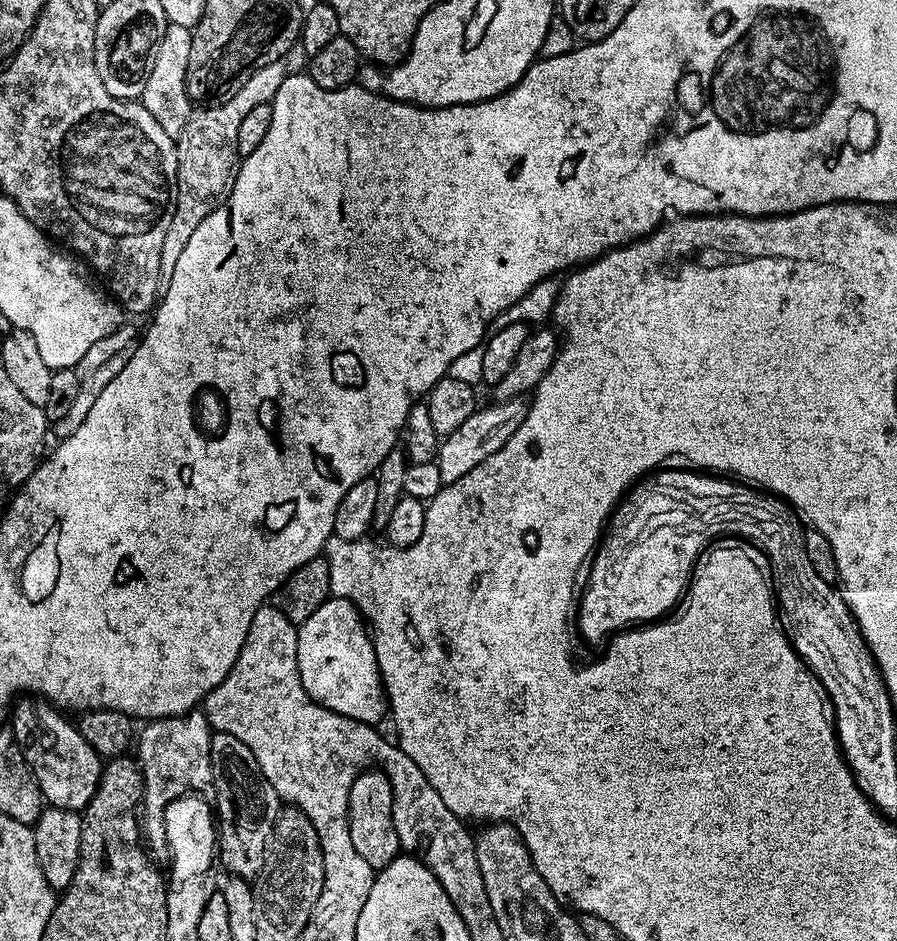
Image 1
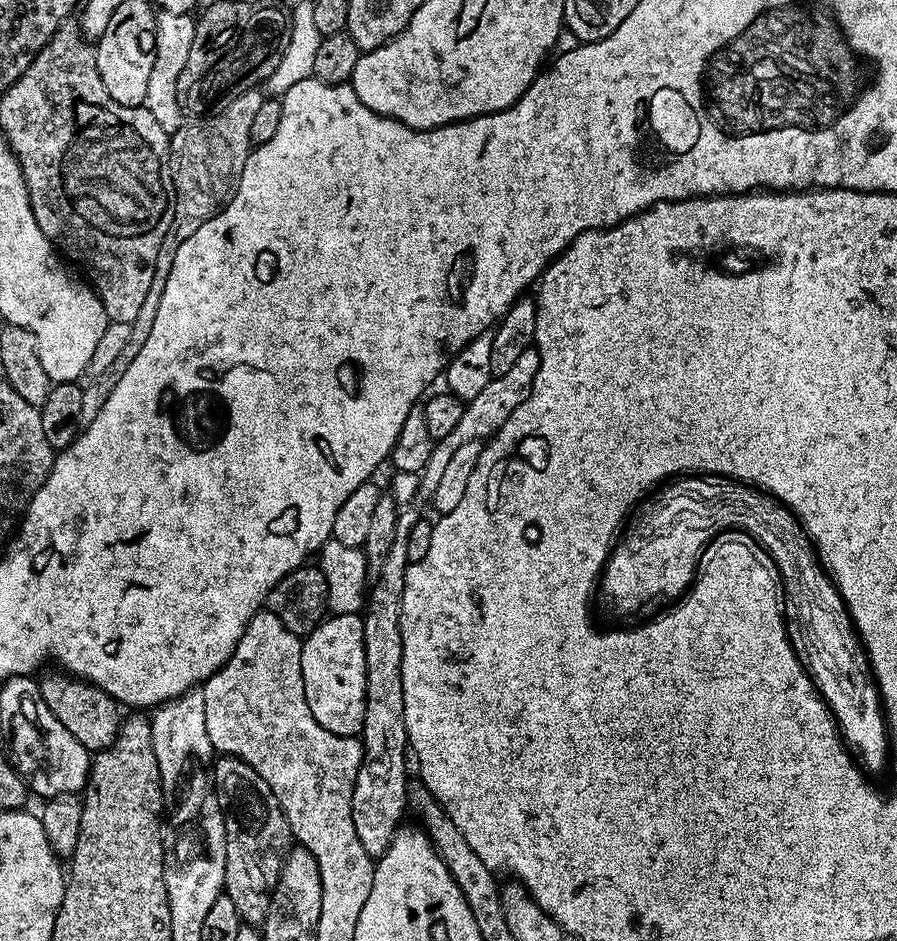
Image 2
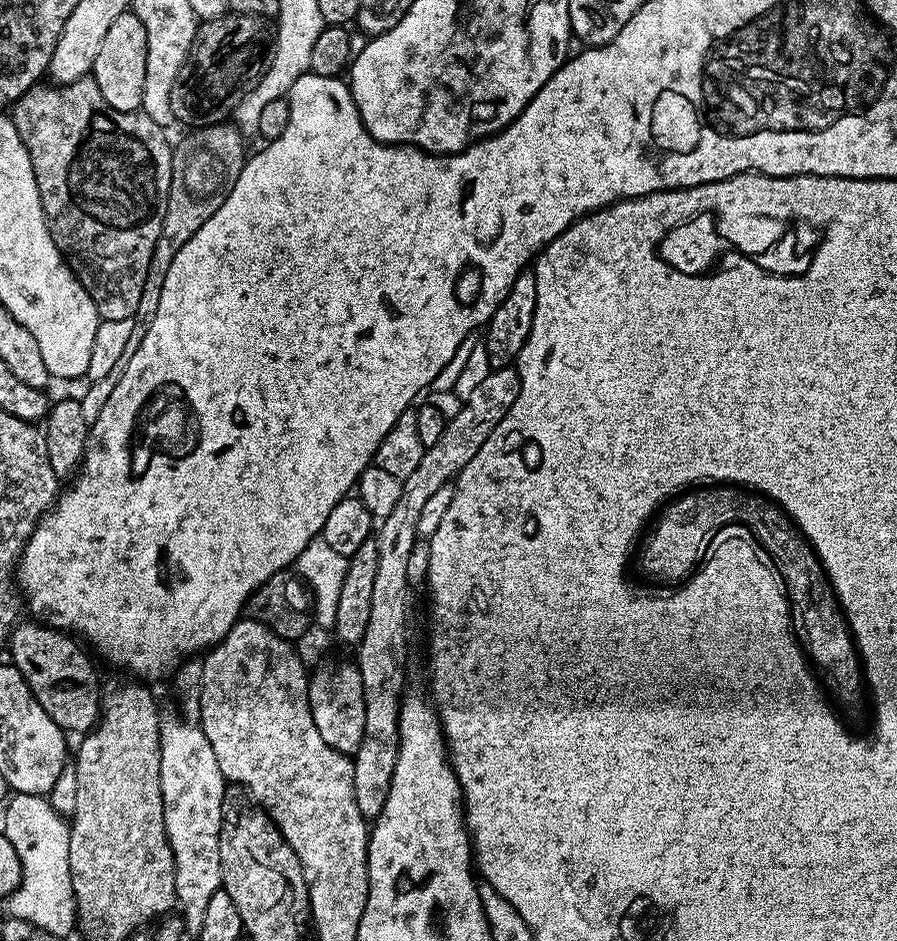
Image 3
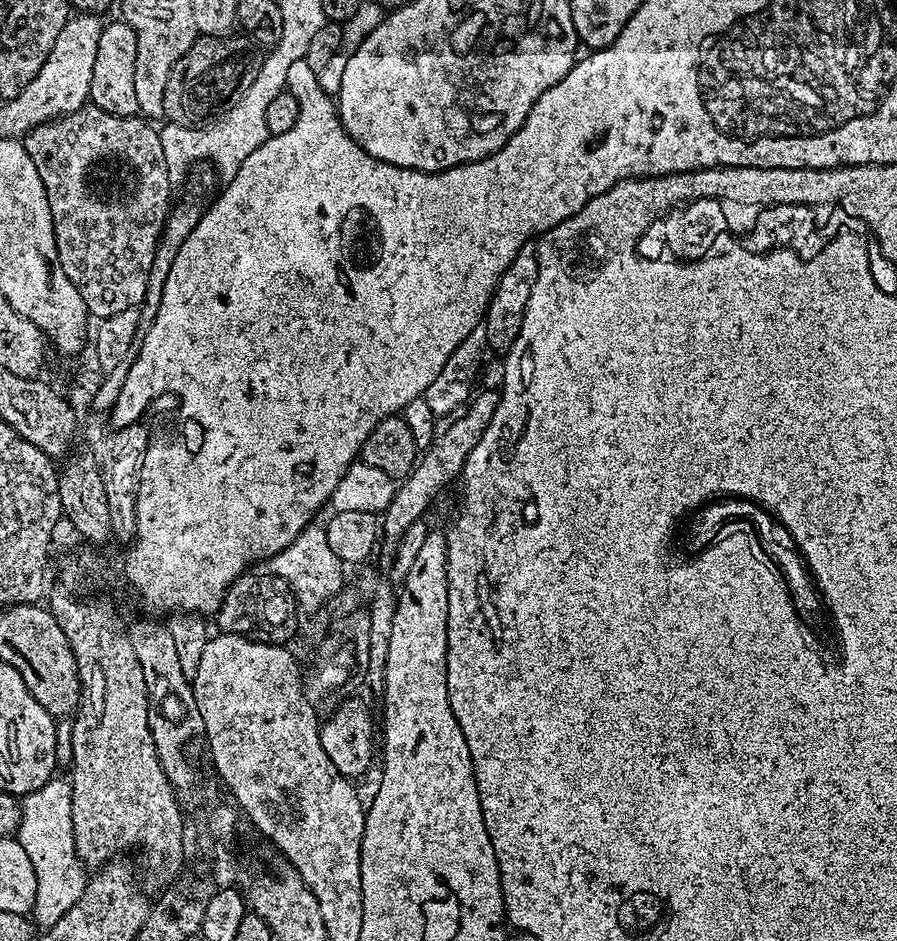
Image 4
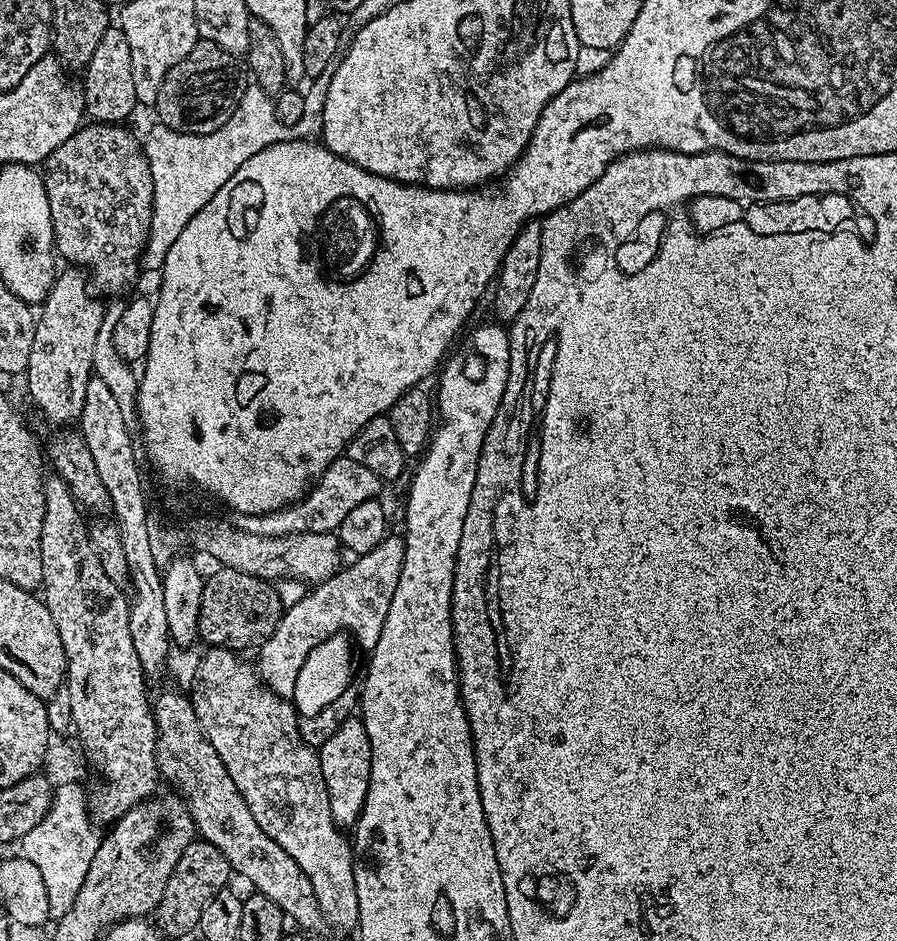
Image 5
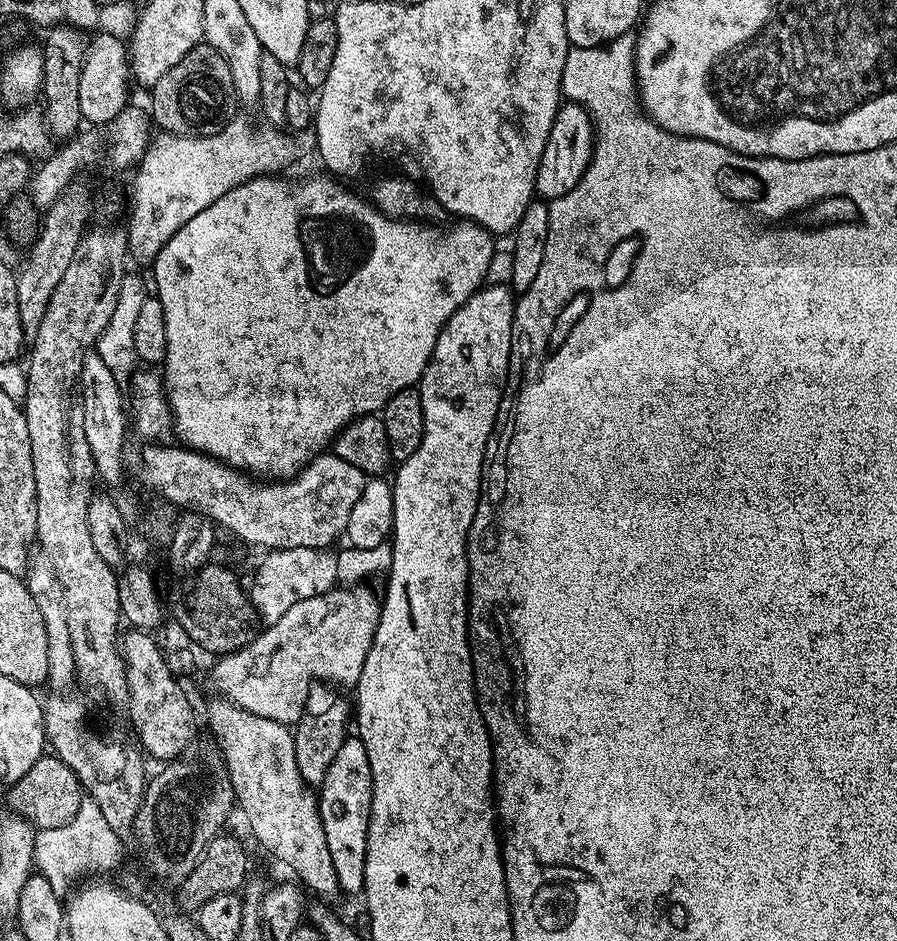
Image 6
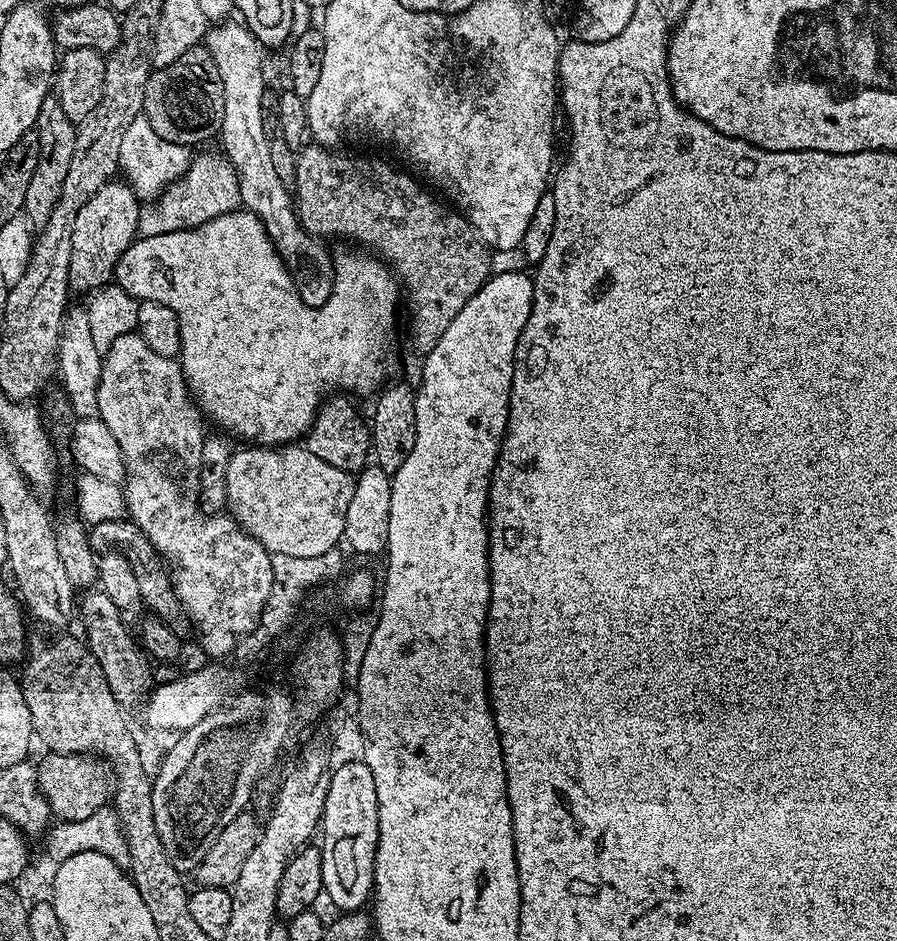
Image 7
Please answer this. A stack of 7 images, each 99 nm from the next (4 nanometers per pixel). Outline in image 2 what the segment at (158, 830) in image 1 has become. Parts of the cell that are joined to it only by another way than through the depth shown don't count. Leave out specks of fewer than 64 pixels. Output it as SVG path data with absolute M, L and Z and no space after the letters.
M199 687L191 688L189 692L166 701L151 713L150 719L154 758L158 758L160 785L166 790L172 790L179 786L180 779L182 784L186 773L193 767L192 760L198 759L199 756L211 757L214 752L210 734L206 734L206 698L203 691Z

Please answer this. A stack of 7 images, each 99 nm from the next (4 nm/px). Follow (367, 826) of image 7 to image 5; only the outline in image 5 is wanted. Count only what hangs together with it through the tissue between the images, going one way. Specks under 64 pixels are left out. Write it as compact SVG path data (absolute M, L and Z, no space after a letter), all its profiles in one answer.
M353 714L342 722L332 737L319 747L322 776L327 784L331 800L331 814L334 822L342 830L348 830L355 825L364 808L366 794L370 786L370 738L366 734L366 726L359 715Z

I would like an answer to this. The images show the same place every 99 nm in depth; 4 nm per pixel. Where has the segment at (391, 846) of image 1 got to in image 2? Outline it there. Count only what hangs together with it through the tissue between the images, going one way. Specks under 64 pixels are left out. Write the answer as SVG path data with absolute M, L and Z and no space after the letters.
M406 506L399 511L398 525L395 526L394 542L391 543L390 554L386 556L385 566L379 576L376 589L369 591L366 596L366 607L362 612L364 622L364 649L366 650L366 714L364 715L364 731L362 733L362 743L364 746L364 761L360 764L360 769L356 775L354 782L354 790L352 791L352 817L354 818L354 830L358 830L358 842L362 842L362 850L366 850L366 854L373 858L379 858L386 854L386 850L390 846L390 842L396 837L397 832L402 827L400 819L404 816L404 808L410 804L410 779L408 780L408 764L404 759L409 759L410 749L408 747L408 735L406 734L406 718L404 717L404 707L402 706L402 630L400 629L400 607L402 606L402 594L404 593L404 579L406 578L406 570L409 566L408 559L408 536L410 530L420 519L415 507Z

